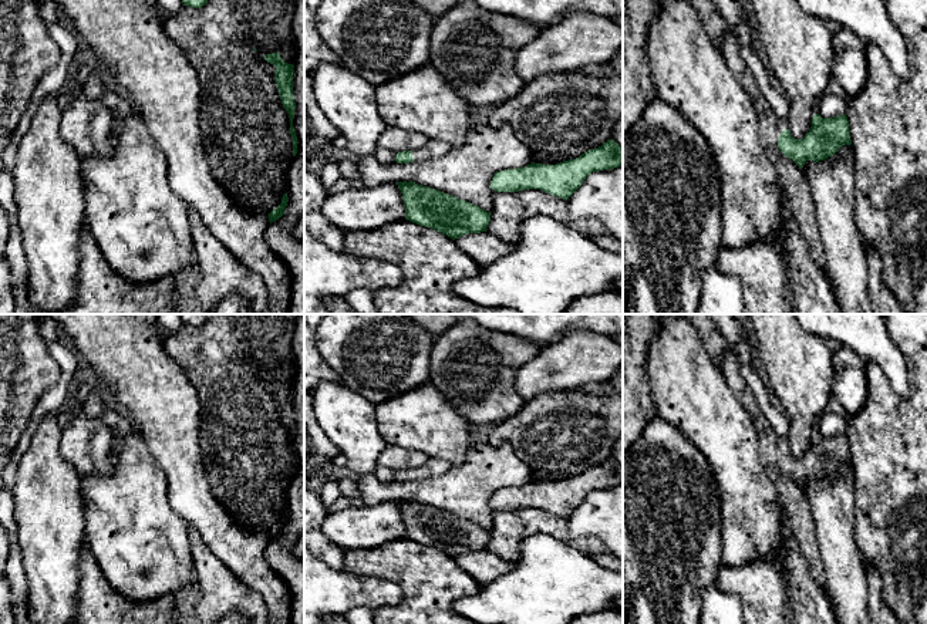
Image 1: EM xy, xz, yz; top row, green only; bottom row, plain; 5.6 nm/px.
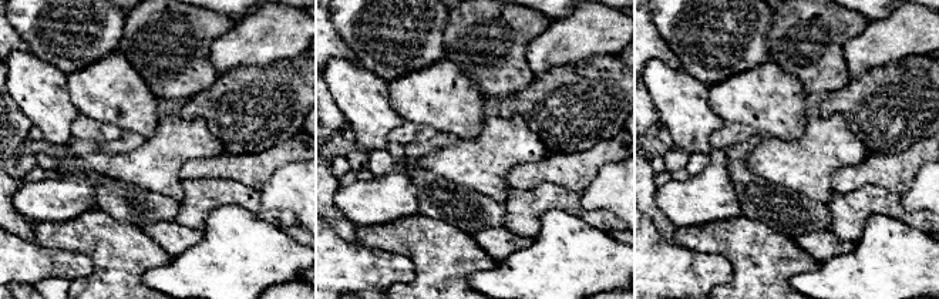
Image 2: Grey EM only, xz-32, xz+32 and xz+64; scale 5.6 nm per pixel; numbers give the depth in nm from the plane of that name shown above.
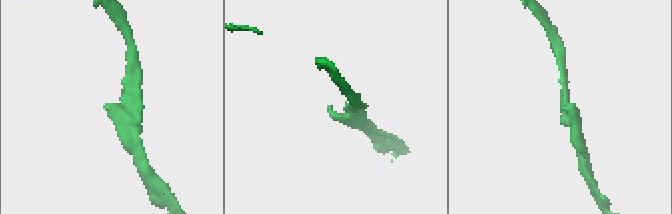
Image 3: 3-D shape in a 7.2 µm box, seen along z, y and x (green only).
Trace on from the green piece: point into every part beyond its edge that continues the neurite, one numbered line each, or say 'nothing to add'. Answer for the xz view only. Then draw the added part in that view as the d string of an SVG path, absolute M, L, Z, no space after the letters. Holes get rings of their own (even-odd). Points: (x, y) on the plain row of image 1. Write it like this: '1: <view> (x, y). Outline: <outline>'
1: xz (431, 468). Outline: M428 458L428 461L422 466L414 468L411 470L414 475L414 480L419 480L419 479L439 476L451 468L452 465L444 459Z

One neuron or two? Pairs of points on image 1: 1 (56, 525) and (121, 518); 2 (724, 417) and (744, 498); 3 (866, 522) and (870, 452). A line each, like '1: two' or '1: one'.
1: two
2: one
3: one

